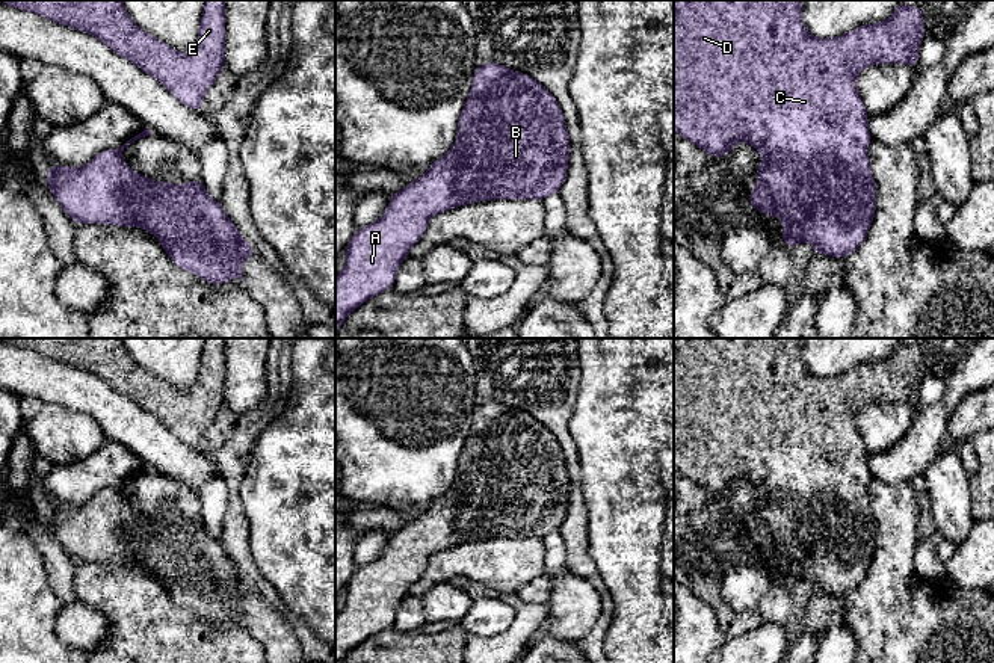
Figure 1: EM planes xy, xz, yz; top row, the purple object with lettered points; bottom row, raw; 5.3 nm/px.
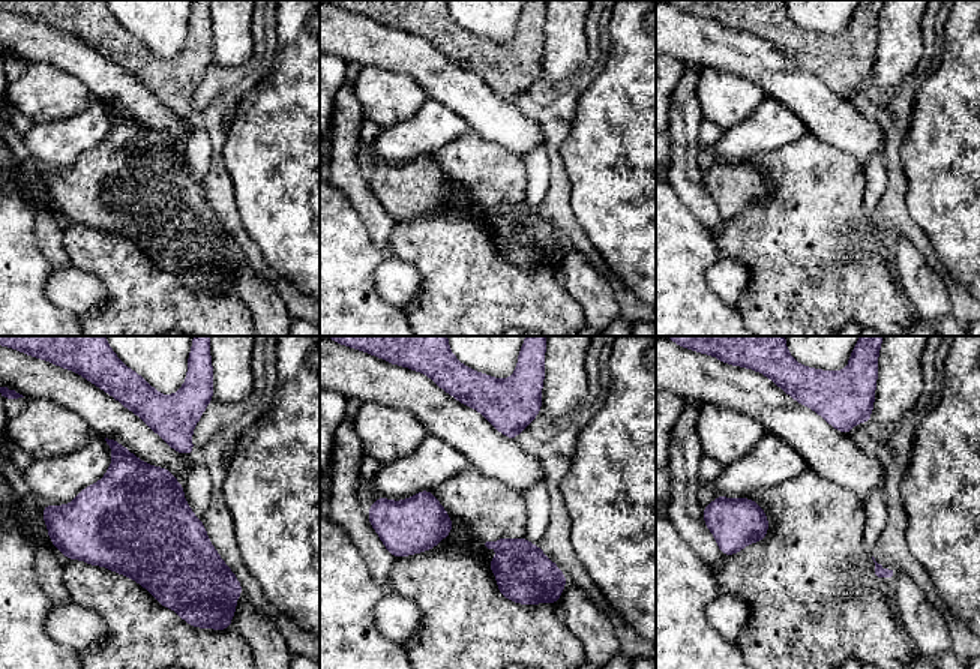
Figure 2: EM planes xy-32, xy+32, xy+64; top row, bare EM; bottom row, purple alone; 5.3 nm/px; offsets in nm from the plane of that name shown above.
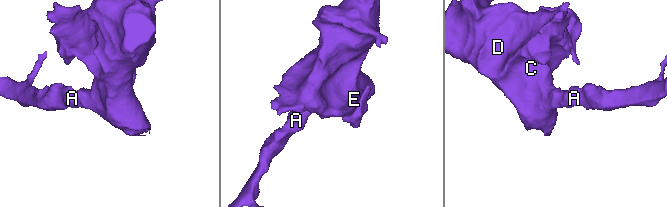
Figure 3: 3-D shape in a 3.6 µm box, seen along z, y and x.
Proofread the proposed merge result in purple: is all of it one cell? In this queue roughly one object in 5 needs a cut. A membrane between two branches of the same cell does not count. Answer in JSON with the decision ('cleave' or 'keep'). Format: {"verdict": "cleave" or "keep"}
{"verdict": "keep"}

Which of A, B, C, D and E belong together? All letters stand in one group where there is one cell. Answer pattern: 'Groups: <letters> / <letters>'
Groups: A B C D E

